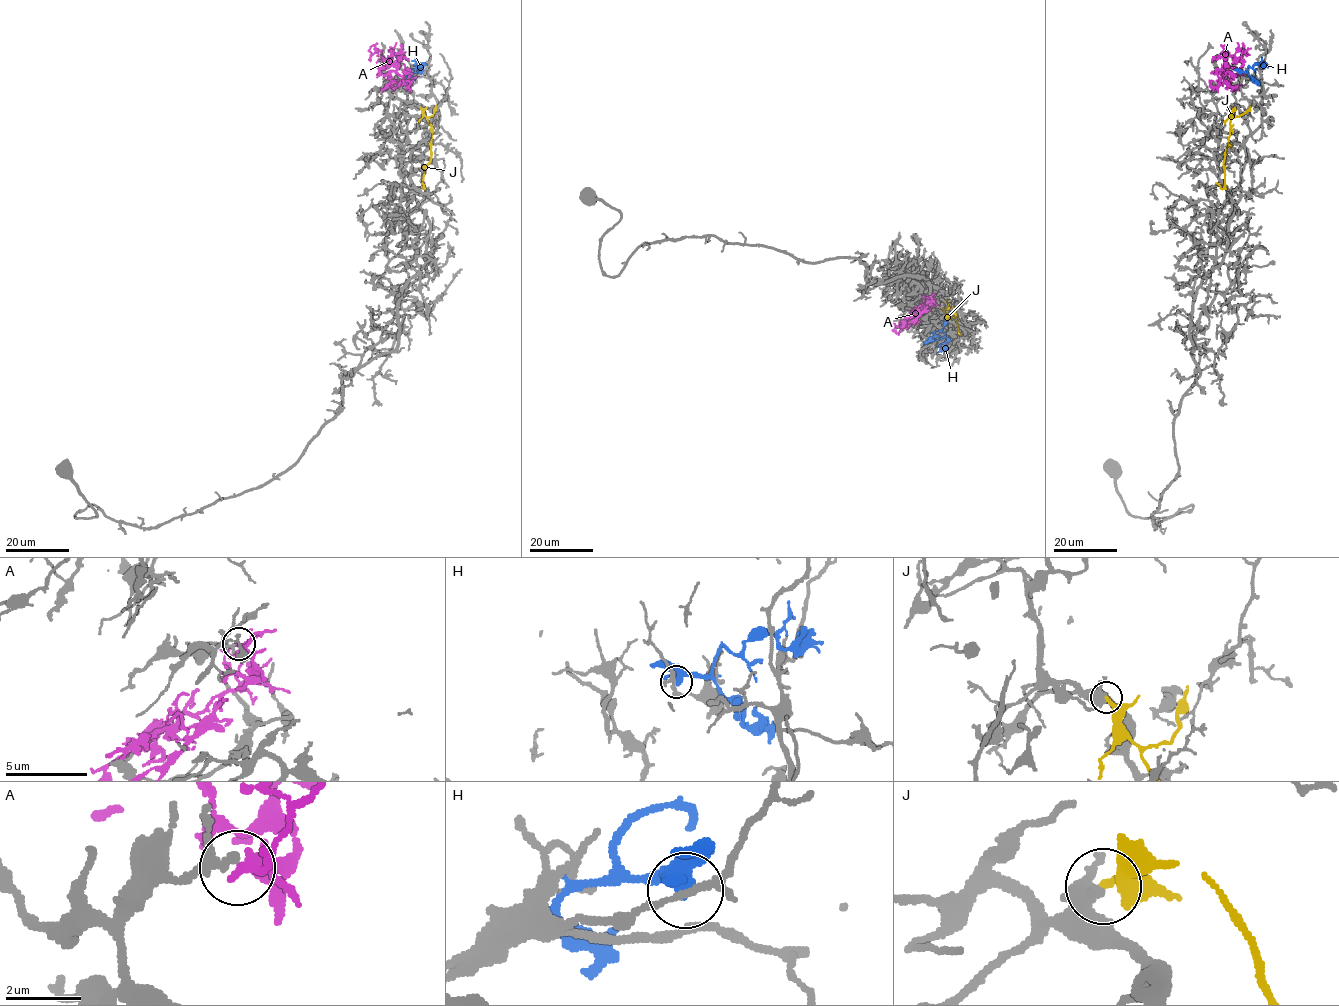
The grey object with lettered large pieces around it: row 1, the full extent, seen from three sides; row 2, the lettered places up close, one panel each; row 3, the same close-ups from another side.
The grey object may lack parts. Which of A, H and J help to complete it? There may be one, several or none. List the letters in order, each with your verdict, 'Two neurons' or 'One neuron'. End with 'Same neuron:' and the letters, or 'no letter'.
A: Two neurons
H: Two neurons
J: Two neurons
Same neuron: no letter

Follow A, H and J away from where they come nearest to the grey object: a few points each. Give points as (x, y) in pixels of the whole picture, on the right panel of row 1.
A: (1211, 87), (1219, 82), (1219, 70), (1222, 76), (1225, 74), (1228, 55), (1239, 59), (1243, 45), (1250, 54)
H: (1239, 73), (1258, 63), (1262, 66), (1268, 65)
J: (1234, 107), (1223, 162), (1224, 187), (1215, 183)

